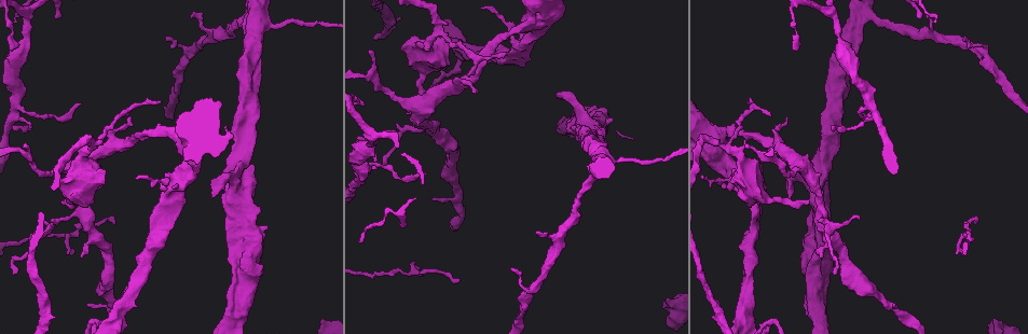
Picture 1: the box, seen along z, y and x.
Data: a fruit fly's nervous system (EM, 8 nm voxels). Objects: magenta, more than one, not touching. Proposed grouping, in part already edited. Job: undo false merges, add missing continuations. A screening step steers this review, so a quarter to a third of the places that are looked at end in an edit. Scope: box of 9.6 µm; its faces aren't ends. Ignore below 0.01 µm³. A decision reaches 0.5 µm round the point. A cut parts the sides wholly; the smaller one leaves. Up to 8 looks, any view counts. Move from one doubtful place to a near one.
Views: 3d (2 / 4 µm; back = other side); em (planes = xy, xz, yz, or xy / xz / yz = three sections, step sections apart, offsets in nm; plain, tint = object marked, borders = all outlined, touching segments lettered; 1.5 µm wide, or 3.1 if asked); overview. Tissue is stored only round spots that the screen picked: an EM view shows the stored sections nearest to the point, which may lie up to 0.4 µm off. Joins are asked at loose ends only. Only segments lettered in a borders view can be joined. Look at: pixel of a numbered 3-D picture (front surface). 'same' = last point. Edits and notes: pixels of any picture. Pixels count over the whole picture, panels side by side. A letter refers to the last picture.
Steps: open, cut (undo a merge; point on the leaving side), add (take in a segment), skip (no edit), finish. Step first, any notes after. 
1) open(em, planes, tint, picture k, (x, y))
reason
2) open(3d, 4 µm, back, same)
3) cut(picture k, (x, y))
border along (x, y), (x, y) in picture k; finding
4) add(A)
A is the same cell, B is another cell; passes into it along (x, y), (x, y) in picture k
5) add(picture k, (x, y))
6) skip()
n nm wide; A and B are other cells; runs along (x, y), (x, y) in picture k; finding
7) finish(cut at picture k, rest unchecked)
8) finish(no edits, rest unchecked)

open(em, yz, step 8, tint, picture 1, (513, 268))
tapers out

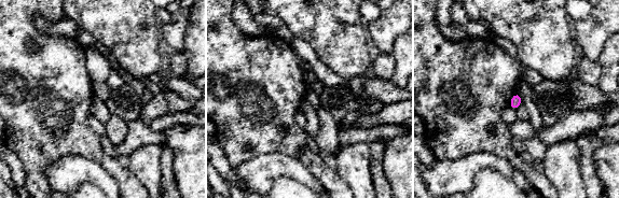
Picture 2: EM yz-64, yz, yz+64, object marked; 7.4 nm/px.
open(em, xy, step 8, borders, same)
another direction

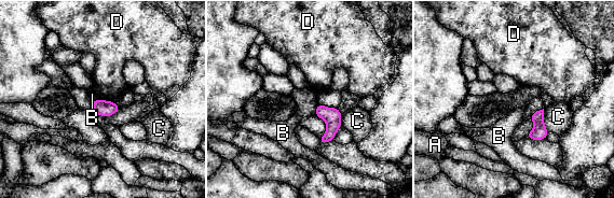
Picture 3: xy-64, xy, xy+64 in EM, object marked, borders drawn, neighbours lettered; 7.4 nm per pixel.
skip()
A, B, C and D are other cells; no lettered segment goes on from it

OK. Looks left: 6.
open(3d, 4 µm, picture 1, (789, 197))
an open end

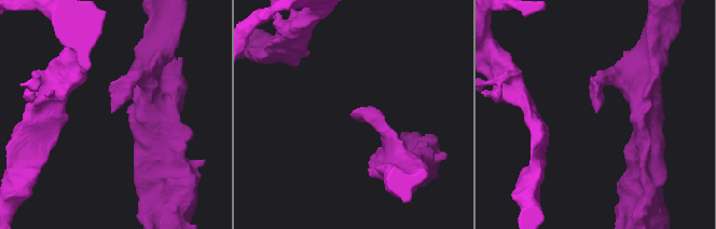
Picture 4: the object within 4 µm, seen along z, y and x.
open(em, xy, step 4, tint, picture 4, (596, 110))
shape alone is not enough

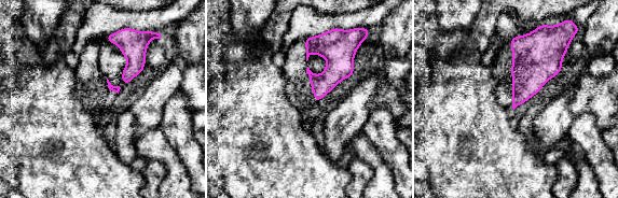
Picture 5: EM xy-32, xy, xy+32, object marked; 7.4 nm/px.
open(em, planes, borders, same)
another direction

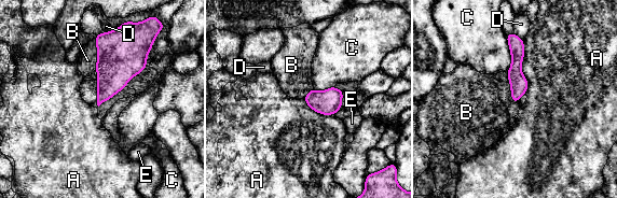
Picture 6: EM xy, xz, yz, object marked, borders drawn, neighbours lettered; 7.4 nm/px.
add(B)
B touches over 500 nm; B is the same cell, A, C, D and E are other cells; passes into it along (122, 53), (97, 72), (87, 60) in picture 6; it goes on there

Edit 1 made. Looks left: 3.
open(em, xy, step 8, tint, picture 1, (83, 256))
branch stops here

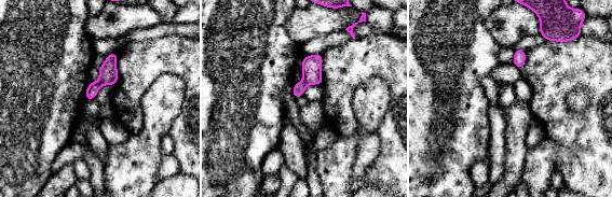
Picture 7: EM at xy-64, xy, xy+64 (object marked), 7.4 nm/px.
open(em, planes, tint, same)

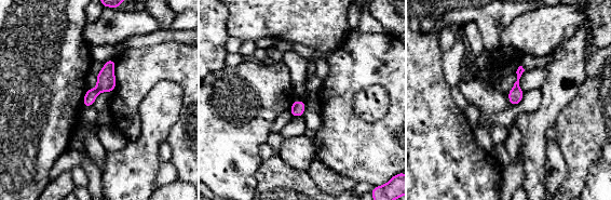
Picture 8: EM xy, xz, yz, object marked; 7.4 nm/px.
open(em, planes, borders, same)
what lies round it

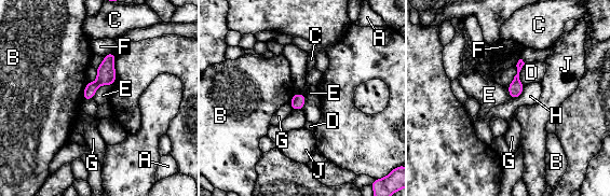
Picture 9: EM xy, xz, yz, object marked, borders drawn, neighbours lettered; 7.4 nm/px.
skip()
A, B, C, D, E, F, G, H and J are other cells; runs along (112, 55), (106, 74), (86, 97) in picture 9; none of them fits

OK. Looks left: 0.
finish(add at picture 6, rest unchecked)

